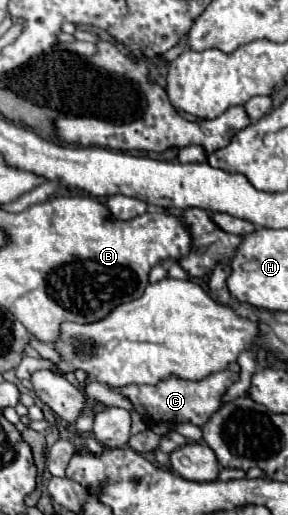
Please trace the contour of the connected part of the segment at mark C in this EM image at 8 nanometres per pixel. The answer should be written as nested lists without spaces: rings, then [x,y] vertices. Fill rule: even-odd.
[[[219,371],[209,375],[203,381],[183,381],[177,377],[169,377],[157,385],[127,385],[127,387],[119,387],[113,389],[117,393],[121,393],[123,397],[127,397],[133,405],[133,409],[149,419],[149,421],[163,421],[163,423],[193,423],[203,427],[211,415],[215,413],[215,409],[219,409],[221,405],[221,397],[227,391],[229,385],[233,385],[239,379],[239,373],[233,371]]]

